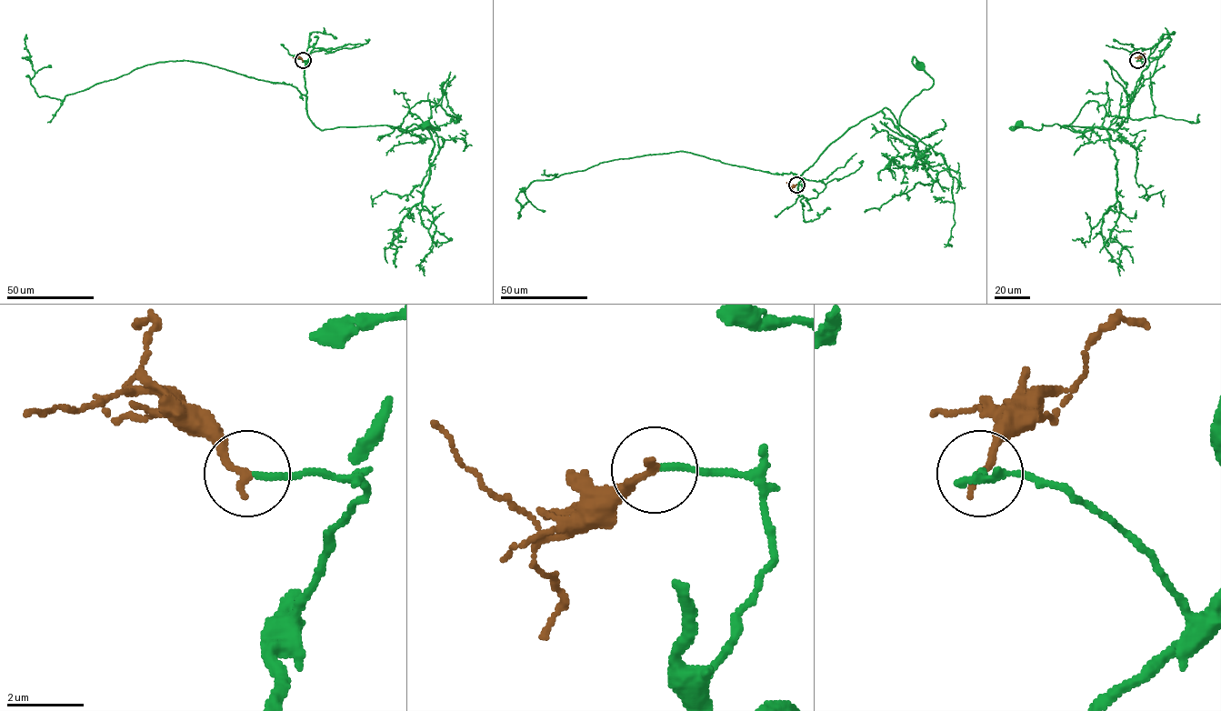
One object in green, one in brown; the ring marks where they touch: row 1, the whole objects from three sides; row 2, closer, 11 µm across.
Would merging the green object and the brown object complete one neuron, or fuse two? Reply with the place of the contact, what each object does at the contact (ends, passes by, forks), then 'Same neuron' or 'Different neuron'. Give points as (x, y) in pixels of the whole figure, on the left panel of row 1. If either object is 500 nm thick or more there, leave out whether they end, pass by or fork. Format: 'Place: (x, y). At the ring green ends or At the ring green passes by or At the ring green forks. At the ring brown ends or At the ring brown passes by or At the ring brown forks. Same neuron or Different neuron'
Place: (303, 60). At the ring green ends. At the ring brown ends. Same neuron

